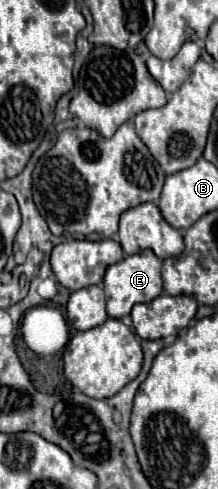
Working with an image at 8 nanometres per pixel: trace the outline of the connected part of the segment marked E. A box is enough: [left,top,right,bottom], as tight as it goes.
[104,251,162,319]

